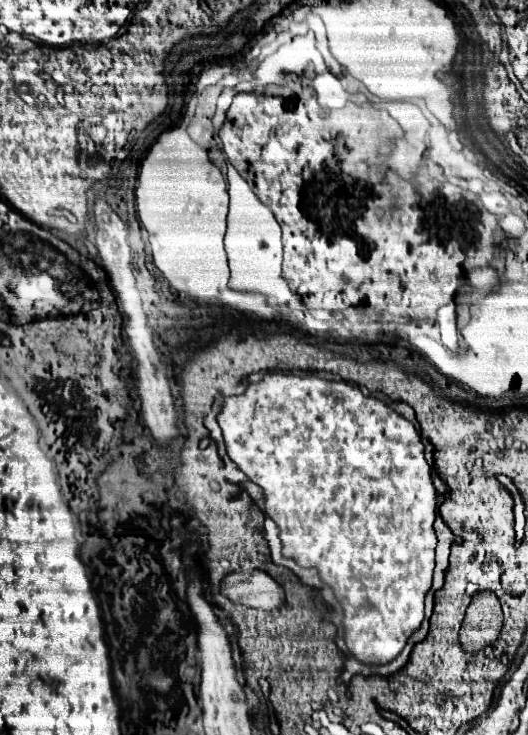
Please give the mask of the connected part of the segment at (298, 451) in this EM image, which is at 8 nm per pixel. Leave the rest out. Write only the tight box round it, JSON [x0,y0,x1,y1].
[215,373,437,665]

